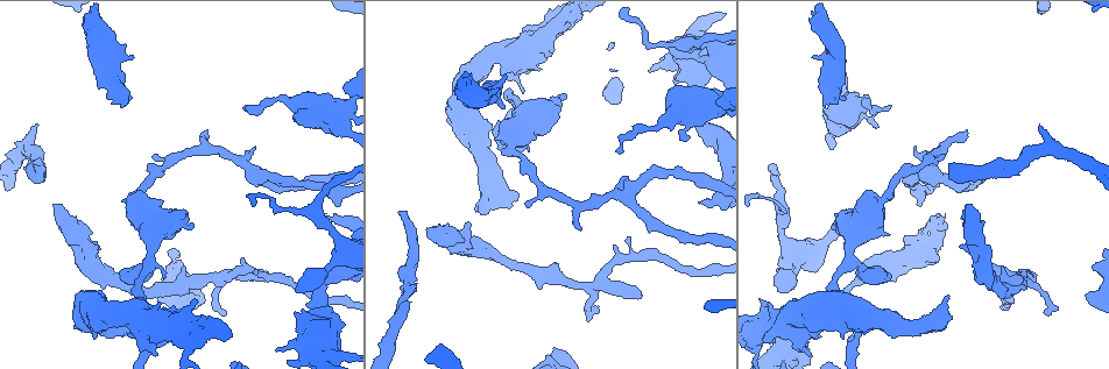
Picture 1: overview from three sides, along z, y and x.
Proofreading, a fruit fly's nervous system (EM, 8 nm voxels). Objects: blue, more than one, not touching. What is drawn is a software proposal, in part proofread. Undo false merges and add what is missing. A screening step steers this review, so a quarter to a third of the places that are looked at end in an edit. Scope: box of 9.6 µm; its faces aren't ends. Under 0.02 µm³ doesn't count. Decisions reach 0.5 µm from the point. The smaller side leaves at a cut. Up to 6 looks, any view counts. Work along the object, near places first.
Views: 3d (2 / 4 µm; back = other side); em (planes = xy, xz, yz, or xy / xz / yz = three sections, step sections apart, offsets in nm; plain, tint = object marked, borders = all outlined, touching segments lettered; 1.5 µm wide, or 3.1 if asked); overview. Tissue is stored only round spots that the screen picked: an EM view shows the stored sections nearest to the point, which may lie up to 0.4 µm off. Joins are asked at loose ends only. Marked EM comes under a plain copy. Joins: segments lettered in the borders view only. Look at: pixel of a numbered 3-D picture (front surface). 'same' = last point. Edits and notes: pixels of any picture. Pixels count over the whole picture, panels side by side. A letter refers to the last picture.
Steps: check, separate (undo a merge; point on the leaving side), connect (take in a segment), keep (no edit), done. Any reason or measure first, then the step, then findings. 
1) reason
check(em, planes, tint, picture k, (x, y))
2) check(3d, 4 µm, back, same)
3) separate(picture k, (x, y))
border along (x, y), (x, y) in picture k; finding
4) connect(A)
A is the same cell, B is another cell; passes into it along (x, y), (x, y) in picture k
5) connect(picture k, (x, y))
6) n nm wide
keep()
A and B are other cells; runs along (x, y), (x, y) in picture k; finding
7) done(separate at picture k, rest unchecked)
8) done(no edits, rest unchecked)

free end
check(em, xz, step 8, borders, picture 1, (580, 230))

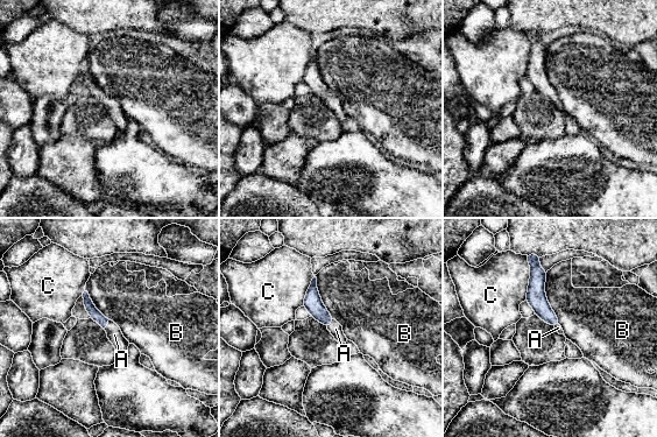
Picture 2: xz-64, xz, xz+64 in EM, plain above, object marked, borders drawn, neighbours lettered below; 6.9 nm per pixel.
check(em, planes, borders, same)

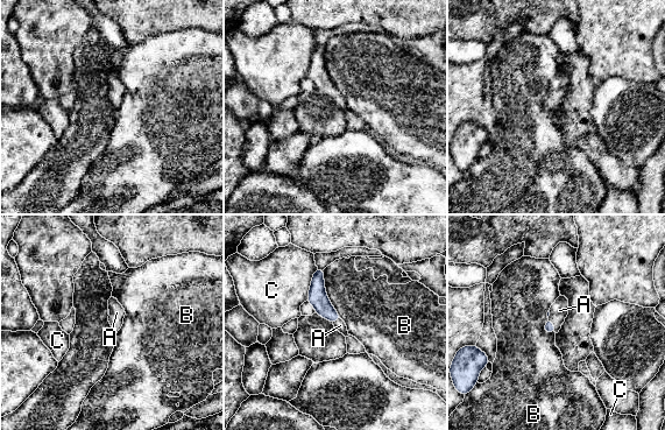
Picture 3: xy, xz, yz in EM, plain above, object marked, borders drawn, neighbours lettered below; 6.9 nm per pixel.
B touches over 360 nm
connect(A)
A is the same cell, B and C are other cells; passes into it along (549, 328), (552, 322), (559, 310) in picture 3; it goes on there

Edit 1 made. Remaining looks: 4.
see it whole again
check(overview)

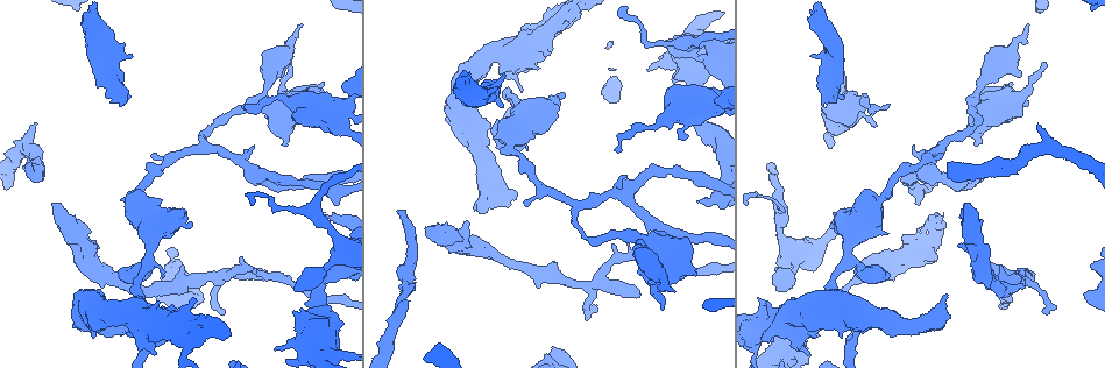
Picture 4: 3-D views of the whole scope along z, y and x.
thick end
check(em, yz, step 4, borders, picture 4, (977, 145))

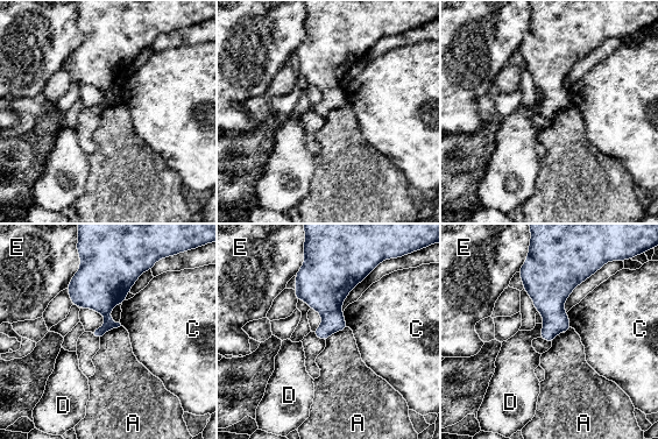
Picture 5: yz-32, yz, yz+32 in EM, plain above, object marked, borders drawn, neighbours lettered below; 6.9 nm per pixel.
another direction
check(em, planes, borders, same)

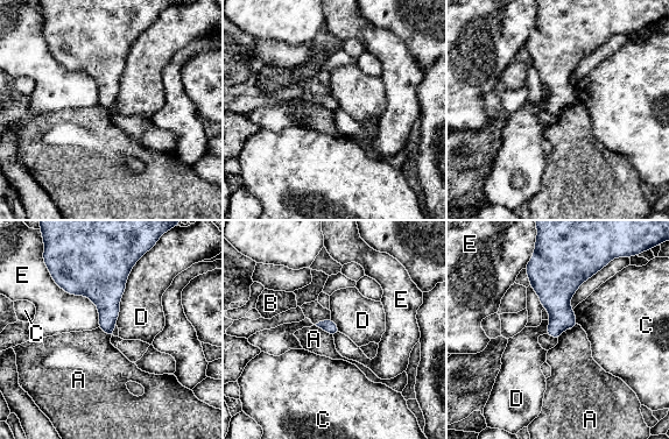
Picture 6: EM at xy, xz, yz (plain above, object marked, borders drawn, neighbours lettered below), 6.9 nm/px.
D touches over 500 nm
keep()
A, B, C, D and E are other cells; border along (51, 277), (94, 304), (99, 326) in picture 6; no lettered segment goes on from it

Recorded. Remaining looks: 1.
done(connect at picture 3, rest unchecked)

